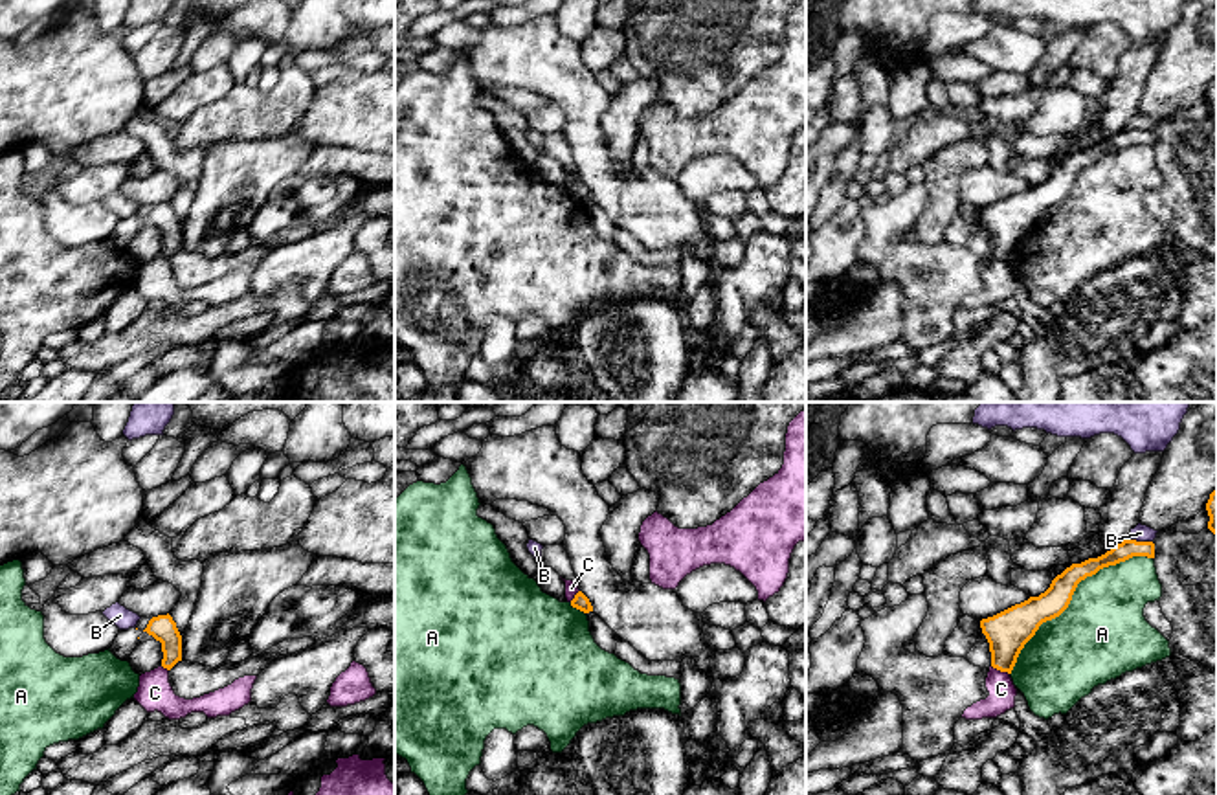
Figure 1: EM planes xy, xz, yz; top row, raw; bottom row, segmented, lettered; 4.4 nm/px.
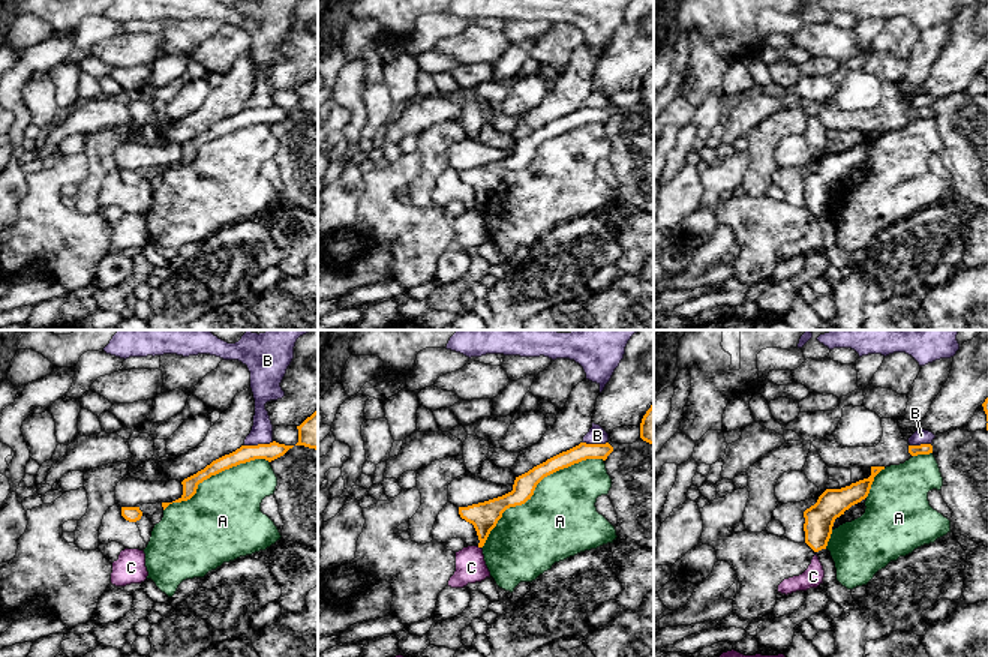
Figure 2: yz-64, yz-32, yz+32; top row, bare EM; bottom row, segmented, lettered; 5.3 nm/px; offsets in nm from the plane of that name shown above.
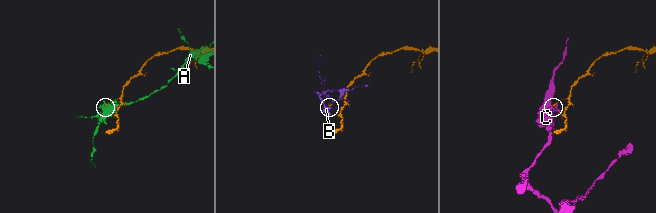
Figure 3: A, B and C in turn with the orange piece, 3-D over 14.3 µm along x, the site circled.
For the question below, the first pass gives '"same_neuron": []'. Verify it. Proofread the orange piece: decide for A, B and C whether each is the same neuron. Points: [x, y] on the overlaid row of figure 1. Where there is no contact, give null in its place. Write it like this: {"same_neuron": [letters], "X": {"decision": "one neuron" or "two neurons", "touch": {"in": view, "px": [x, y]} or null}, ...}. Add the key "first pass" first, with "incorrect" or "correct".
{"first pass": "correct", "same_neuron": [], "A": {"decision": "two neurons", "touch": {"in": "yz", "px": [1071, 597]}}, "B": {"decision": "two neurons", "touch": {"in": "yz", "px": [1140, 542]}}, "C": {"decision": "two neurons", "touch": {"in": "yz", "px": [1001, 671]}}}

